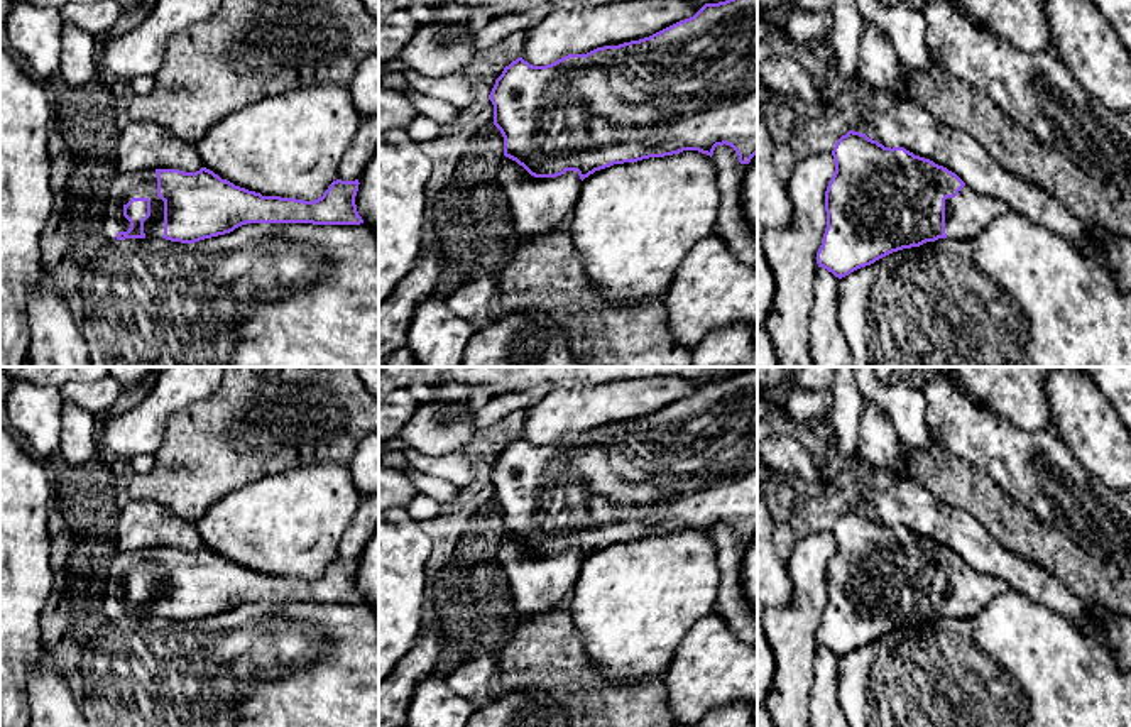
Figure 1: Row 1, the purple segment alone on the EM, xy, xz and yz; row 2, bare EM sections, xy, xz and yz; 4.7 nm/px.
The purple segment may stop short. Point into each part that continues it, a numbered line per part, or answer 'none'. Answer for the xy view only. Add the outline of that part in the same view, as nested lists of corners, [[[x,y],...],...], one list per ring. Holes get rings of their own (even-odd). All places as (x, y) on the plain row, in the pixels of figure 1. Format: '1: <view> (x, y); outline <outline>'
1: xy (142, 562); outline [[[156,549],[120,551],[112,561],[103,595],[103,612],[108,620],[117,620],[118,610],[127,610],[130,600],[123,595],[123,585],[132,577],[150,578],[150,595],[144,600],[145,615],[164,614],[164,580],[157,575]]]

